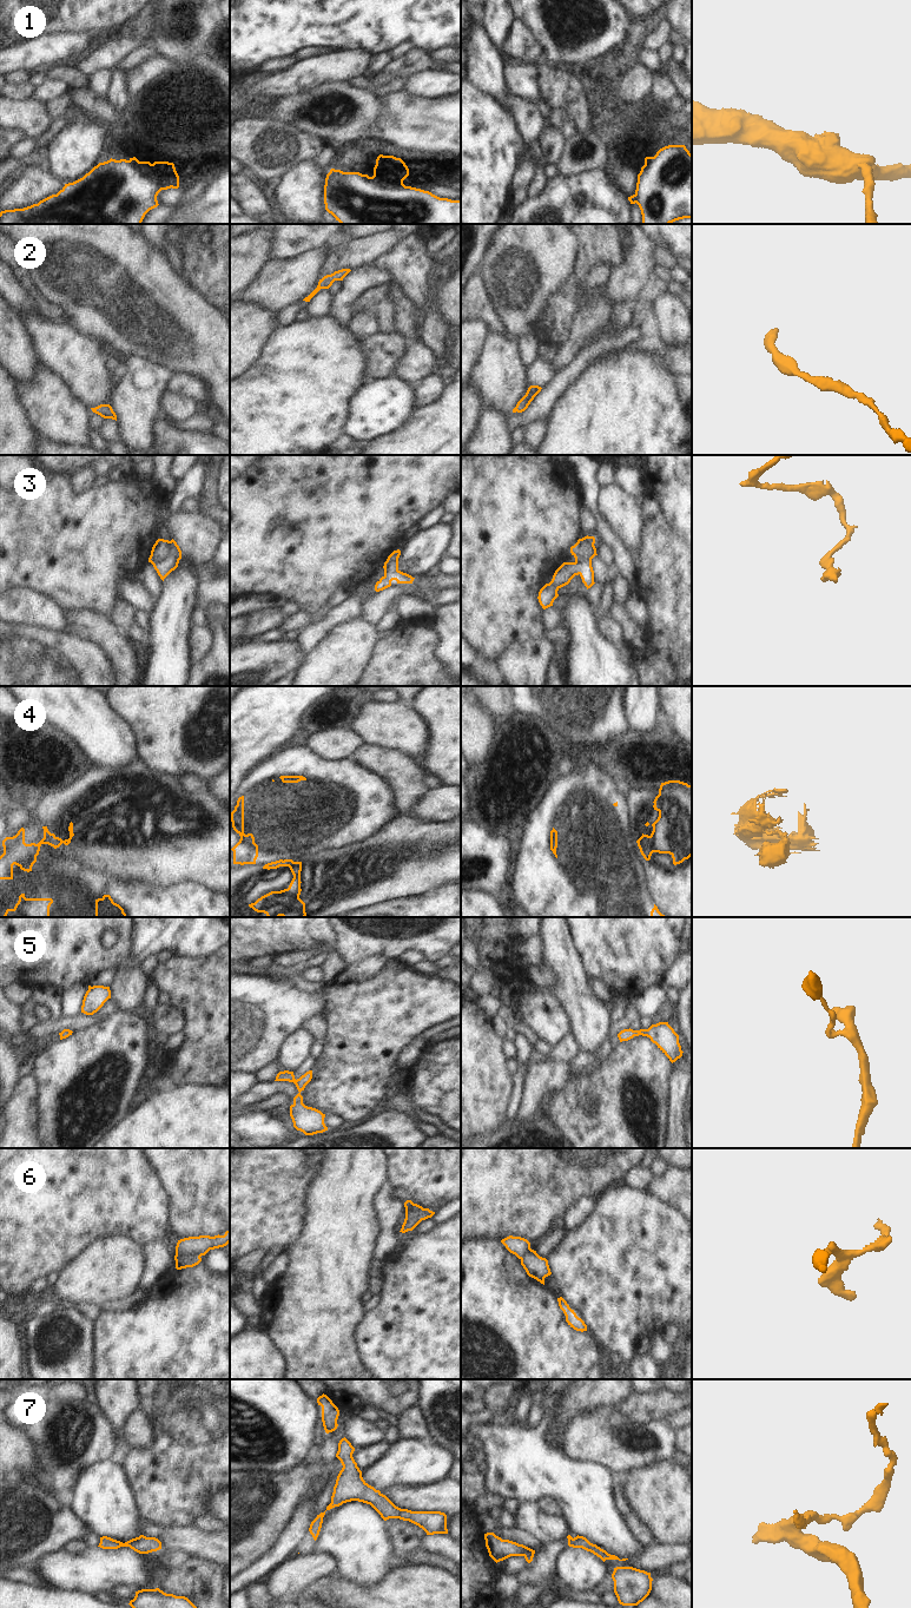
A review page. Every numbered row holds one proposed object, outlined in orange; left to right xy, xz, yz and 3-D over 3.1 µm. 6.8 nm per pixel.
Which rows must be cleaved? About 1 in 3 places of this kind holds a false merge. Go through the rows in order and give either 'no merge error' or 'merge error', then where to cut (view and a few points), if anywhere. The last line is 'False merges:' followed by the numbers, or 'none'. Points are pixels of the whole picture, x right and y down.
1: no merge error; no cut
2: no merge error; no cut
3: no merge error; no cut
4: merge error; cut in xz along (294, 862), (289, 867)
5: no merge error; no cut
6: merge error; cut in xz along (406, 1210), (428, 1210), (430, 1214)
7: no merge error; no cut
False merges: 4, 6

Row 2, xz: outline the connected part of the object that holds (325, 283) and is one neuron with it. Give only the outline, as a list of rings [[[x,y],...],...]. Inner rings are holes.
[[[342,269],[338,271],[335,271],[331,275],[324,276],[322,279],[319,279],[317,288],[303,301],[310,302],[310,299],[321,290],[321,289],[329,289],[335,281],[343,281],[343,278],[350,272],[350,269]]]

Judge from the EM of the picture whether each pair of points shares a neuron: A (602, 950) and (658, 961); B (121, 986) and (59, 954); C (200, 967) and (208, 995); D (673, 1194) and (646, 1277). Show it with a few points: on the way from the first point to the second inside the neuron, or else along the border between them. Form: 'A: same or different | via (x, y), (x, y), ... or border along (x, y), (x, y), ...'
A: same | via (616, 950), (644, 950)
B: different | border along (126, 962), (117, 968)
C: same | via (200, 974), (200, 984), (204, 988)
D: different | border along (646, 1190), (679, 1211)

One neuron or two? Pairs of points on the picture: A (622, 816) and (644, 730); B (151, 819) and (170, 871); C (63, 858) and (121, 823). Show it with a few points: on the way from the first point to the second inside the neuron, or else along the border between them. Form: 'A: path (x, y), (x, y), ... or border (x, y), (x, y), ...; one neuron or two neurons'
A: border (624, 710), (631, 737); two neurons
B: path (157, 832), (170, 845), (170, 858); one neuron
C: border (63, 842), (74, 851), (76, 857), (80, 862); two neurons

